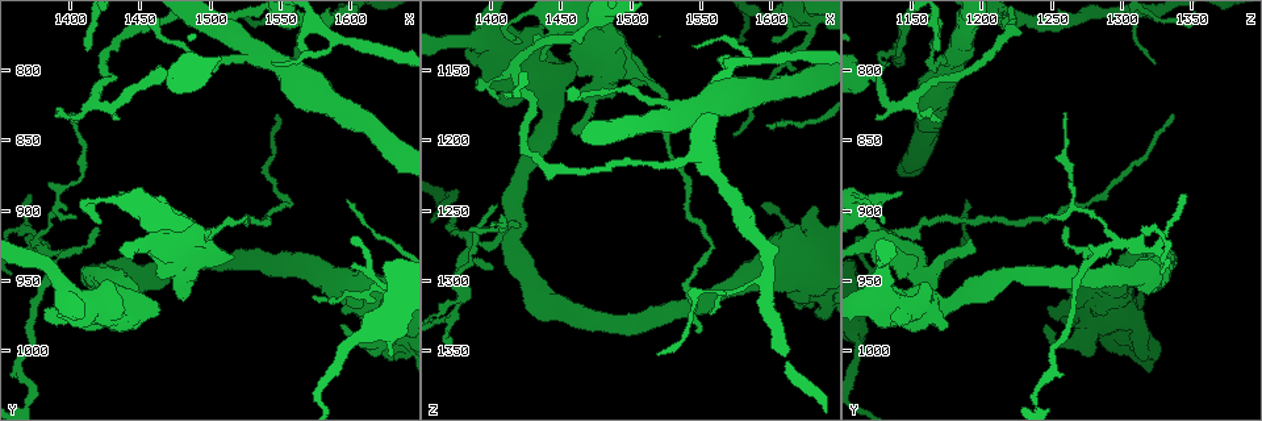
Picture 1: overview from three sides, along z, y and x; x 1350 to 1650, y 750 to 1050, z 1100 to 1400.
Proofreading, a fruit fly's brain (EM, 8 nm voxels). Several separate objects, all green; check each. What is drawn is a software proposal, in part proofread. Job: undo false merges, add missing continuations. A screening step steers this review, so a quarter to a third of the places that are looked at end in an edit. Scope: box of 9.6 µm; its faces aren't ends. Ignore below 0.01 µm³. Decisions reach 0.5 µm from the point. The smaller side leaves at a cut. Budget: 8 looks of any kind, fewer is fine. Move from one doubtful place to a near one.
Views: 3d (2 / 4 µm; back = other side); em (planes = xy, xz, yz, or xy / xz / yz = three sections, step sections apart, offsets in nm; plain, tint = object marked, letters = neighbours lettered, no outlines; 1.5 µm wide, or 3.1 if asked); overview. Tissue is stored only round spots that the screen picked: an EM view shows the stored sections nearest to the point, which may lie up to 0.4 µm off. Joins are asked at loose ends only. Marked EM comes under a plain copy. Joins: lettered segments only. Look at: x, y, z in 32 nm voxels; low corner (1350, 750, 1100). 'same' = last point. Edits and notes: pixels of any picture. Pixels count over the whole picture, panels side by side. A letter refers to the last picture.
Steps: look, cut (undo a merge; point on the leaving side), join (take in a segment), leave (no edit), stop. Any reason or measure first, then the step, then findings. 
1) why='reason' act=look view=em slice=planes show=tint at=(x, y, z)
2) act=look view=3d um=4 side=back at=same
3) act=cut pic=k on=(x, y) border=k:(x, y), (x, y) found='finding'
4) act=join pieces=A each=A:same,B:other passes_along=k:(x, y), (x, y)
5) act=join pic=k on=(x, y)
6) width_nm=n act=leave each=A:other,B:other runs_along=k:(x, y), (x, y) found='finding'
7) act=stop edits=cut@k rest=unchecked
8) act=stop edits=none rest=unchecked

why='stops while still wide' act=look view=em slice=planes show=letters at=(1516, 934, 1158)

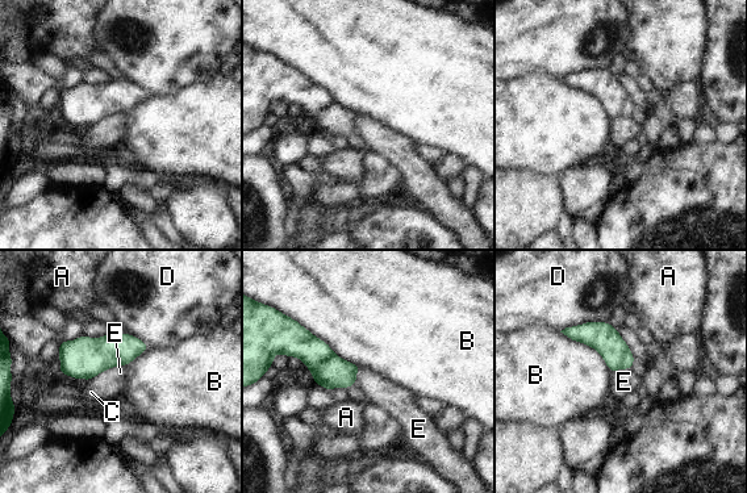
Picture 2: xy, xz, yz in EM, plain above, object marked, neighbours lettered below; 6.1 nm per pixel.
act=leave each=A:other,B:other,C:other,D:other,E:other found='none of them fits'

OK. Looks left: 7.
why='an open end' act=look view=em slice=xz step=8 show=tint at=(1462, 972, 1146)

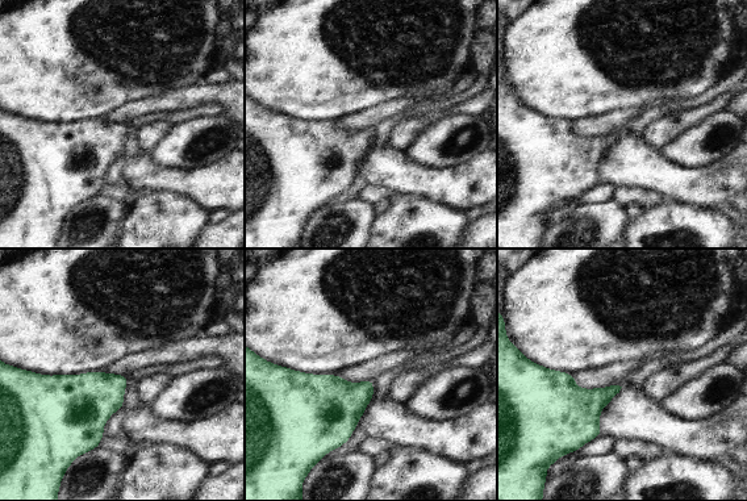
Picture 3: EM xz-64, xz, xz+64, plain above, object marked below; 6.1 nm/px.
why='another direction' act=look view=em slice=planes show=letters at=same

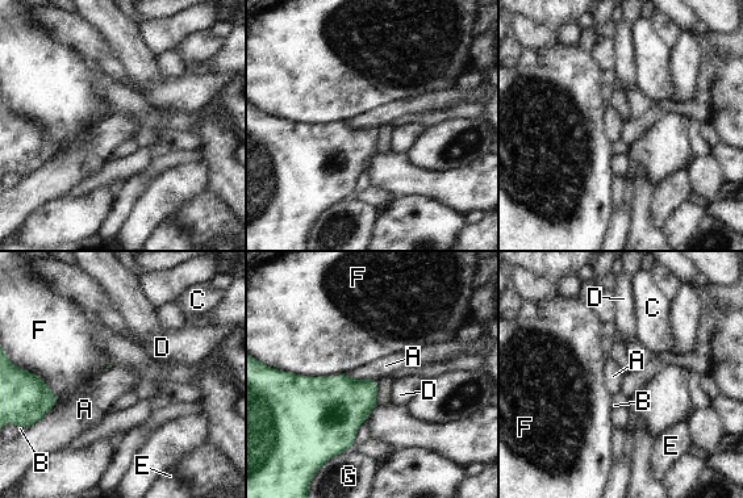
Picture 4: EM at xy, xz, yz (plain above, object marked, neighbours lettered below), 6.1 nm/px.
longest_contact=F:400nm act=leave each=A:other,B:other,C:other,D:other,E:other,F:other,G:other border=4:(347, 373), (354, 379), (378, 380) found='no lettered segment goes on from it'

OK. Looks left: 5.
why='a narrow waist' act=look view=3d um=2 side=back at=(1472, 782, 1168)

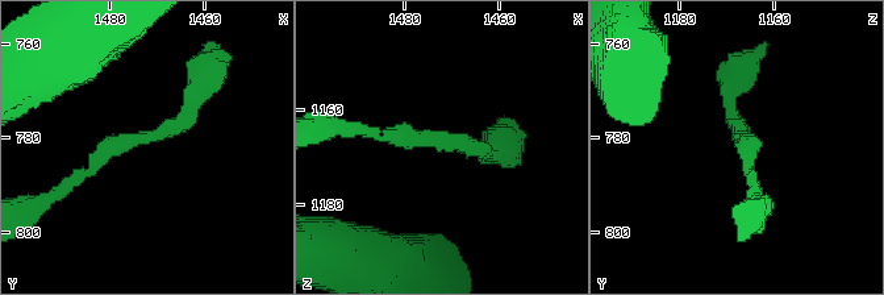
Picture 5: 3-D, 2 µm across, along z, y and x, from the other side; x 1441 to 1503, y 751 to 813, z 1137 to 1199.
why='need the tissue' act=look view=em slice=planes show=tint at=(1472, 781, 1167)

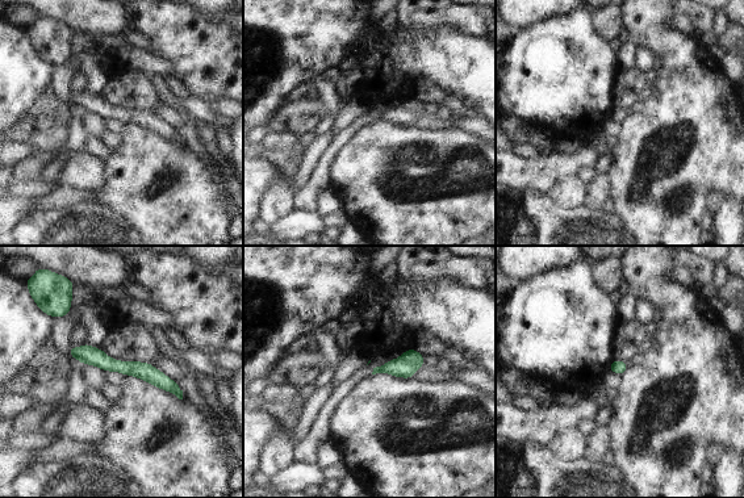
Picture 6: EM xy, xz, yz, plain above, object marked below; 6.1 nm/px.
act=look view=em slice=planes show=letters at=same

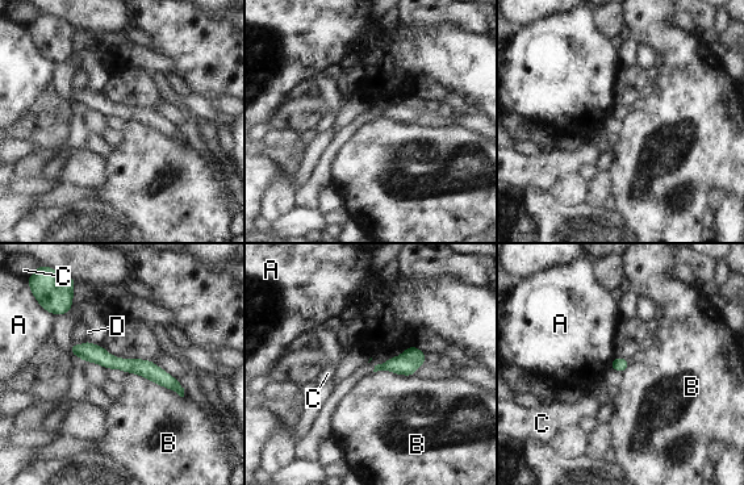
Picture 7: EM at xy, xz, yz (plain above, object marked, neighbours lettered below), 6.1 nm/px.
width_nm=80 act=leave each=A:other,B:other,C:other,D:other runs_along=7:(74, 347), (147, 368), (180, 391) found='continuous, no second cell'

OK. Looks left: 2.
why='thin end' act=look view=em slice=planes show=letters at=(1404, 904, 1246)

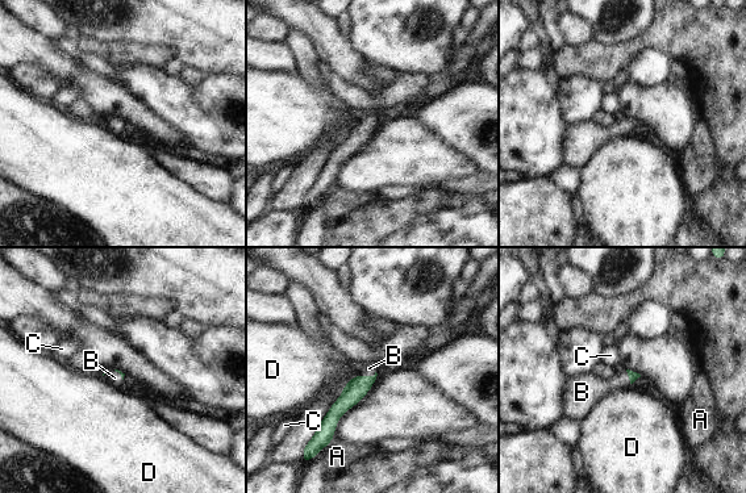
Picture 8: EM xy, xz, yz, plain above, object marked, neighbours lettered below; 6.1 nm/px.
act=join pieces=B each=A:other,B:same,C:other,D:other passes_along=8:(358, 387), (366, 376), (369, 368) found='it goes on there'

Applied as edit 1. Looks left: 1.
act=stop edits=join@8 rest=unchecked

